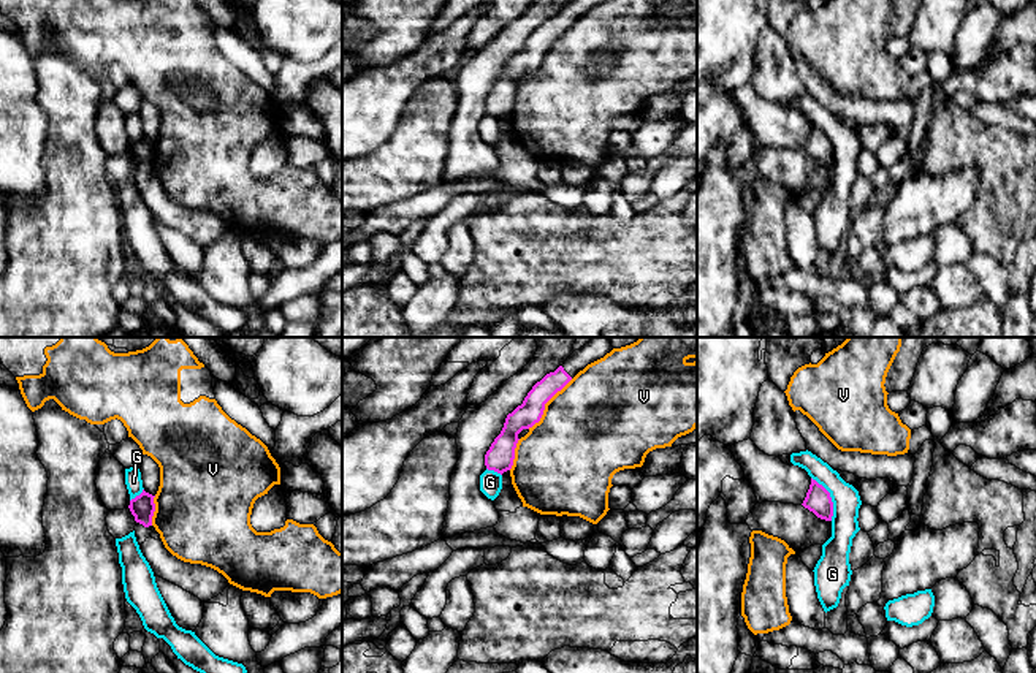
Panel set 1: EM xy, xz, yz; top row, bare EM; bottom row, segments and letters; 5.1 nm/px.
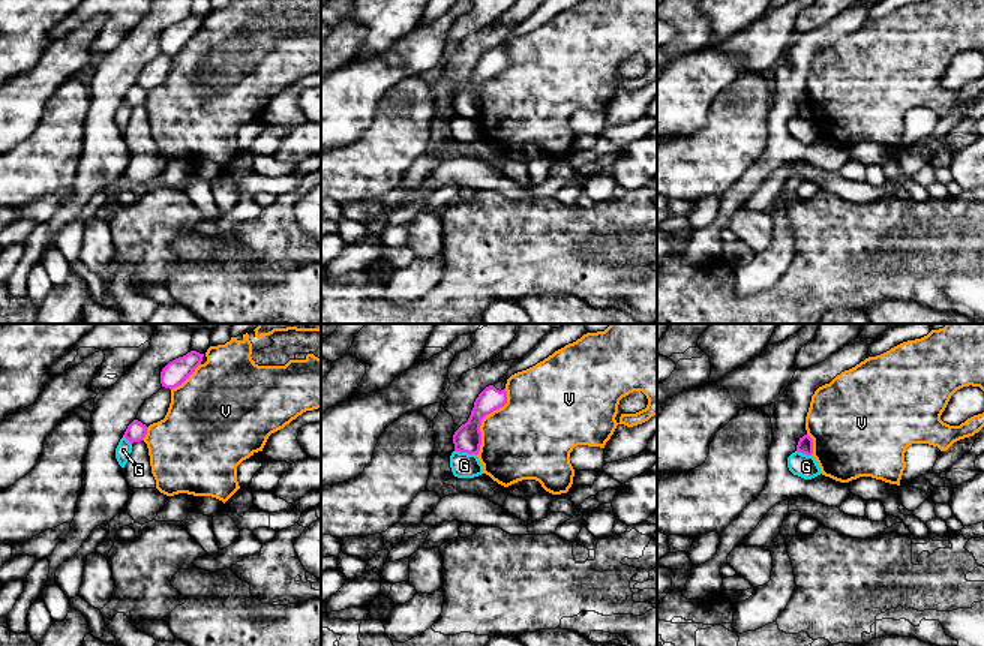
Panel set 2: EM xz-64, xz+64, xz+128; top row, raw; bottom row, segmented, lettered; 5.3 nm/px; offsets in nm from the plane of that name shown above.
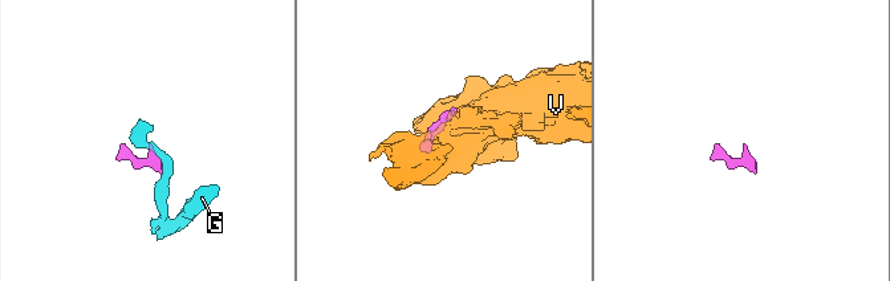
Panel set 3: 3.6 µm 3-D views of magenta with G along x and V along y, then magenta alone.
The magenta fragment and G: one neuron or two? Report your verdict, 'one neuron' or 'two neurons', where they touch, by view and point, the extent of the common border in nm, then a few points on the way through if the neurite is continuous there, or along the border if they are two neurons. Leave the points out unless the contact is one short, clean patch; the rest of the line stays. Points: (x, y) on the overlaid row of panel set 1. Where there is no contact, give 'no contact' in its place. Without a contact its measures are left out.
two neurons; meets magenta in yz at (830, 498); contact 240 nm long; border along yz (811, 477), (829, 493), (832, 520)

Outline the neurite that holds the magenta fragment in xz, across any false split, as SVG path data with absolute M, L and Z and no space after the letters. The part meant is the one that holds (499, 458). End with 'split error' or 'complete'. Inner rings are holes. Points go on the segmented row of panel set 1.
M592 337L580 350L575 350L562 366L537 382L512 413L507 415L501 434L494 439L485 454L488 470L504 473L512 469L518 434L540 421L545 404L561 391L588 364L604 358L613 350L608 337Z; split error

